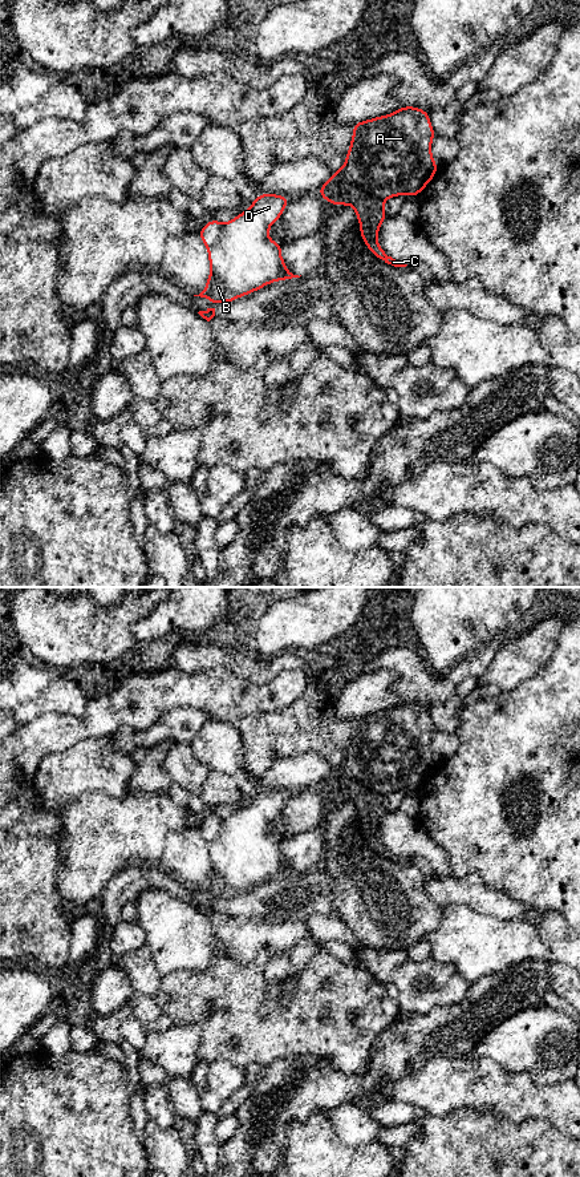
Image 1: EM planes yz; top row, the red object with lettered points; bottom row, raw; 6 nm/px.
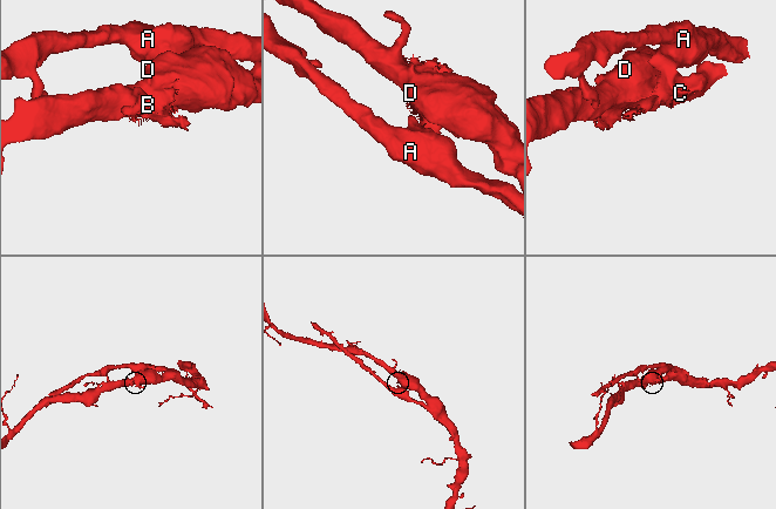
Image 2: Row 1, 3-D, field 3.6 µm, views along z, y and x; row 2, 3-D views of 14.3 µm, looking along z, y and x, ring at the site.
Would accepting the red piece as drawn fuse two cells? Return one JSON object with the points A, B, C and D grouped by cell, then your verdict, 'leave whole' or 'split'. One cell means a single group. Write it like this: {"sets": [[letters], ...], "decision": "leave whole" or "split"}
{"sets": [["A"], ["B", "C", "D"]], "decision": "split"}

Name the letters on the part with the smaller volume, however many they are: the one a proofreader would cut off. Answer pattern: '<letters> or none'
A

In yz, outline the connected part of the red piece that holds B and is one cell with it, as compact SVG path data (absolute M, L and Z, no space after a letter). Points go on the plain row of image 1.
M260 789L246 806L228 818L208 816L199 826L199 832L208 844L211 867L206 883L194 891L207 893L216 899L230 898L276 875L300 873L287 865L280 850L283 840L271 836L268 832L271 820L279 816L289 797L284 790Z

